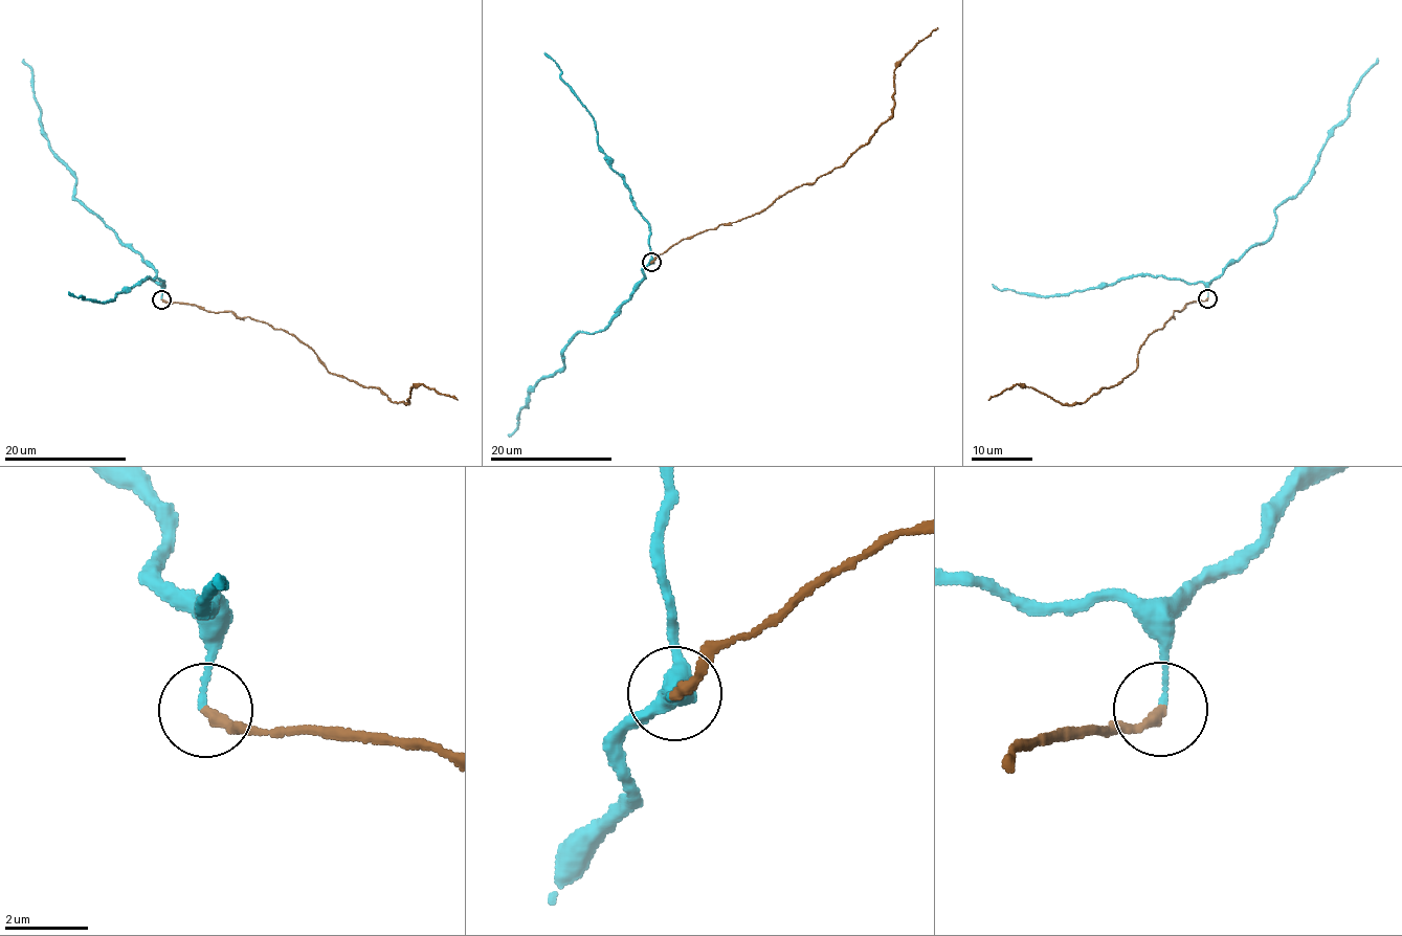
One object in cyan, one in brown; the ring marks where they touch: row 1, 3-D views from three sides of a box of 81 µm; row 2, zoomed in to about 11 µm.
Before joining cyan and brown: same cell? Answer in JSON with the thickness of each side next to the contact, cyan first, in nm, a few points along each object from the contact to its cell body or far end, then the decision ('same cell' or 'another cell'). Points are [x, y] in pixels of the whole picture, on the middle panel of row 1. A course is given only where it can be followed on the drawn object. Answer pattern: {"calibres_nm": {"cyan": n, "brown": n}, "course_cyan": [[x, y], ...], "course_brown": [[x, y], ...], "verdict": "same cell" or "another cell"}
{"calibres_nm": {"cyan": 130, "brown": 260}, "course_cyan": [[651, 262], [619, 314], [603, 329], [580, 332], [563, 353], [563, 366], [535, 385], [508, 435]], "course_brown": [[651, 262], [684, 239], [758, 214], [796, 187], [810, 185], [841, 166], [892, 114], [895, 66], [937, 26]], "verdict": "same cell"}

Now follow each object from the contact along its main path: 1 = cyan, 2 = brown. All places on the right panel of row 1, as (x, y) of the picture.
1: (1207, 297), (1214, 280), (1273, 231), (1274, 210), (1309, 175), (1327, 137), (1348, 115), (1352, 91), (1376, 59)
2: (1207, 297), (1175, 311), (1140, 347), (1138, 365), (1130, 374), (1083, 403), (1055, 402), (1014, 385), (987, 400)

